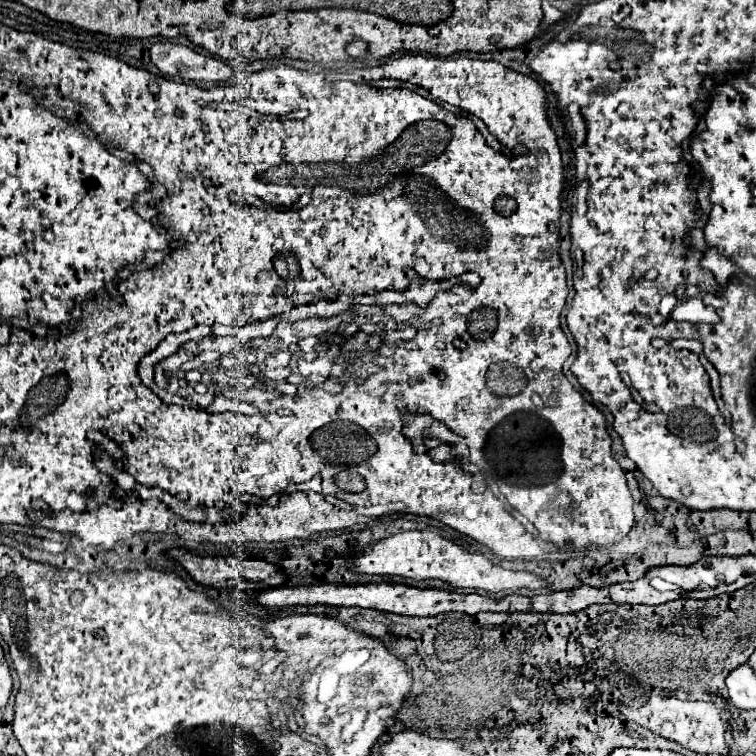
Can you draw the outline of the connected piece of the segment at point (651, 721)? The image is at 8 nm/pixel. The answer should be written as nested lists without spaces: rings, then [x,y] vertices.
[[[651,693],[643,707],[629,707],[629,705],[619,703],[619,711],[625,715],[625,719],[651,729],[653,733],[669,741],[675,741],[685,749],[691,749],[697,753],[727,753],[725,721],[723,721],[721,711],[715,707],[715,703],[679,701],[675,697],[659,697]]]

